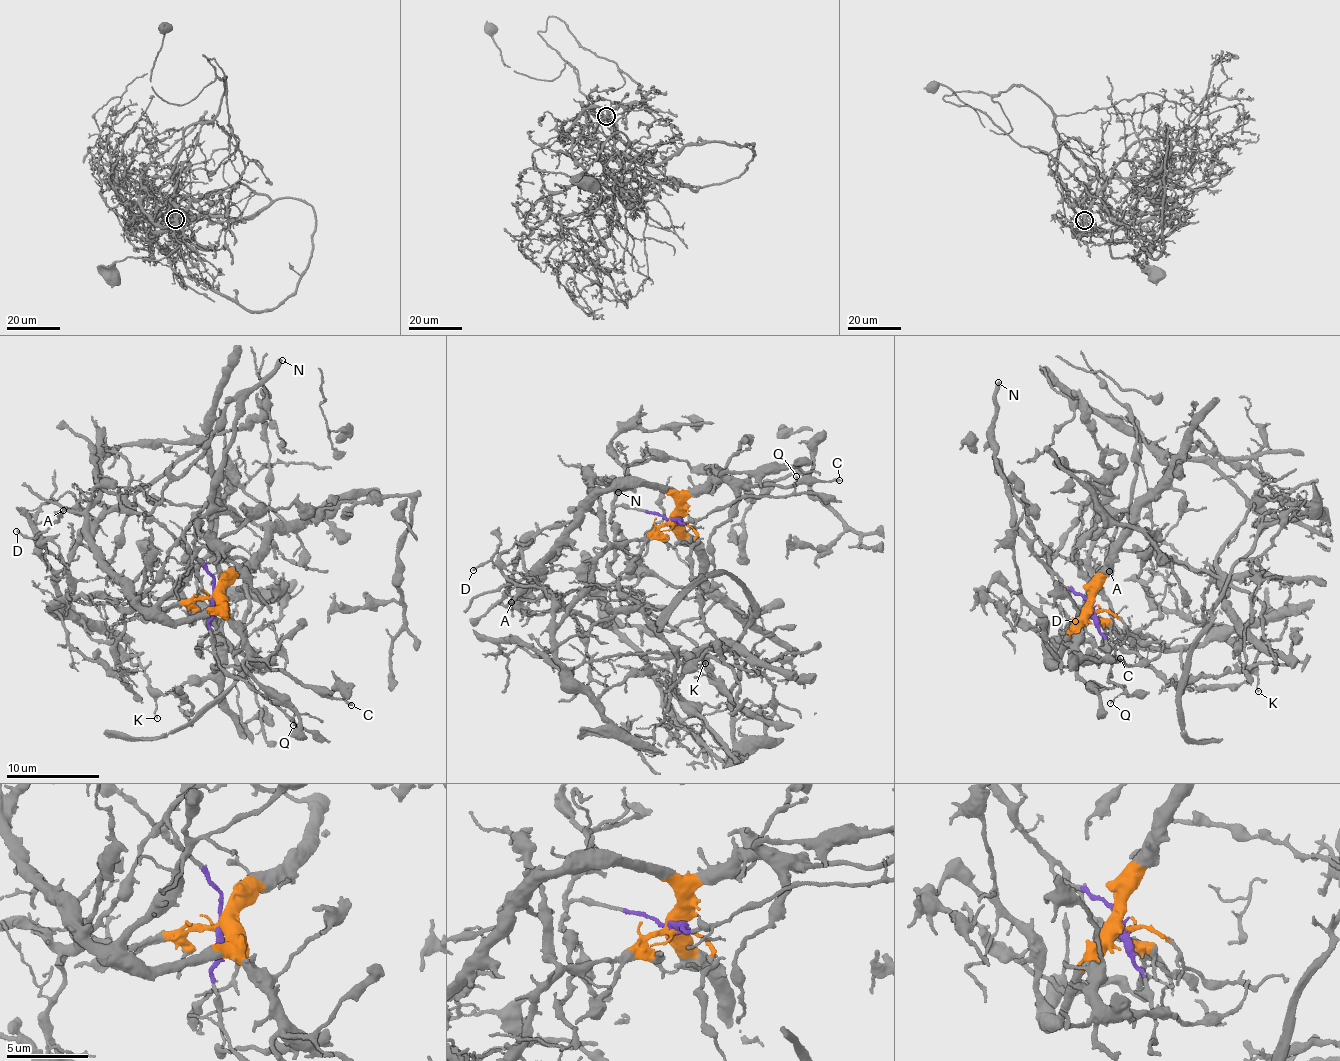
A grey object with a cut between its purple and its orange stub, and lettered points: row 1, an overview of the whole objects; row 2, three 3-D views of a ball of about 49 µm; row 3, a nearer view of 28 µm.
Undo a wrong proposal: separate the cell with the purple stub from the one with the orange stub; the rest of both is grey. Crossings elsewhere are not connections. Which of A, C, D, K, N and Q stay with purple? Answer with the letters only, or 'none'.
N, Q

